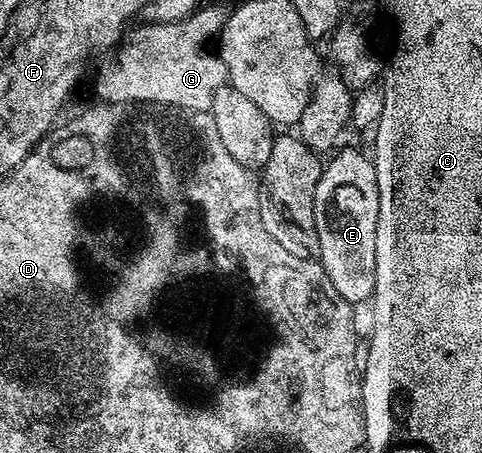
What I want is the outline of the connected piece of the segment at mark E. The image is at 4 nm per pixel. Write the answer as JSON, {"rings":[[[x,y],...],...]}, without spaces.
{"rings":[[[344,148],[333,153],[334,164],[327,163],[320,174],[320,182],[316,182],[314,229],[320,242],[317,259],[332,286],[336,286],[340,298],[358,306],[361,300],[369,301],[373,297],[376,286],[376,226],[380,218],[380,190],[373,159],[354,148]]]}

